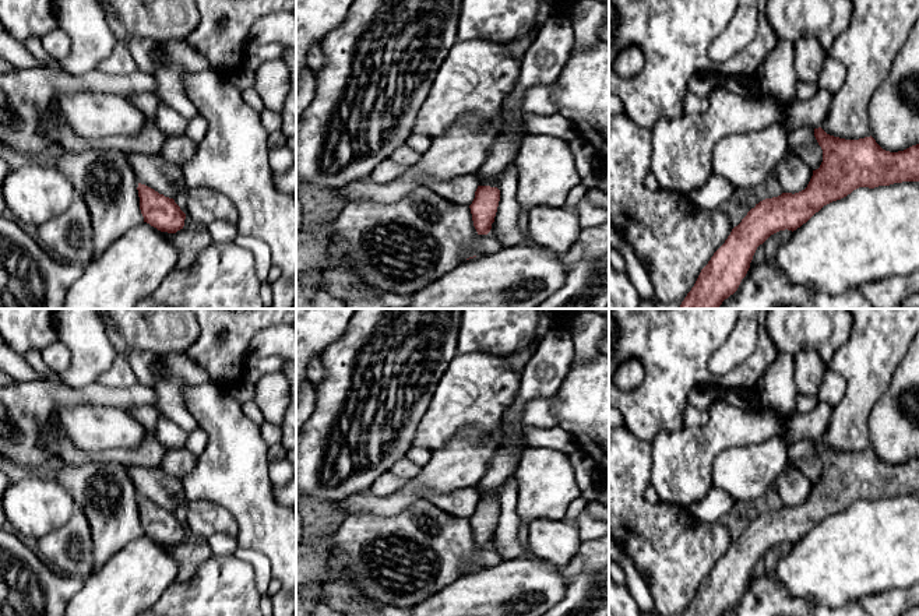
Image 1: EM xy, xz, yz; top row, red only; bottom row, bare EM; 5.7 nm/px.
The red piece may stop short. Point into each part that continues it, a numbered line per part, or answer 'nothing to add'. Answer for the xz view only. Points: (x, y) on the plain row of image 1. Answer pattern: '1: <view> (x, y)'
1: xz (495, 495)

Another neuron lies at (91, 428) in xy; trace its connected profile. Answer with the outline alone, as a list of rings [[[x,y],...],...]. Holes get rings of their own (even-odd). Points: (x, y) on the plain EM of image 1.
[[[96,404],[64,405],[41,426],[39,444],[57,454],[61,436],[87,453],[134,448],[144,437],[144,427],[122,408]]]

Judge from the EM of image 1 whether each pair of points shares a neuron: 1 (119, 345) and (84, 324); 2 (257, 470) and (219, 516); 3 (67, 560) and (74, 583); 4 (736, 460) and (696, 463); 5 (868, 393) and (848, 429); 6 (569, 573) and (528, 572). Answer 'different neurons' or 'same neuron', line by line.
1: different neurons
2: different neurons
3: different neurons
4: different neurons
5: same neuron
6: different neurons

